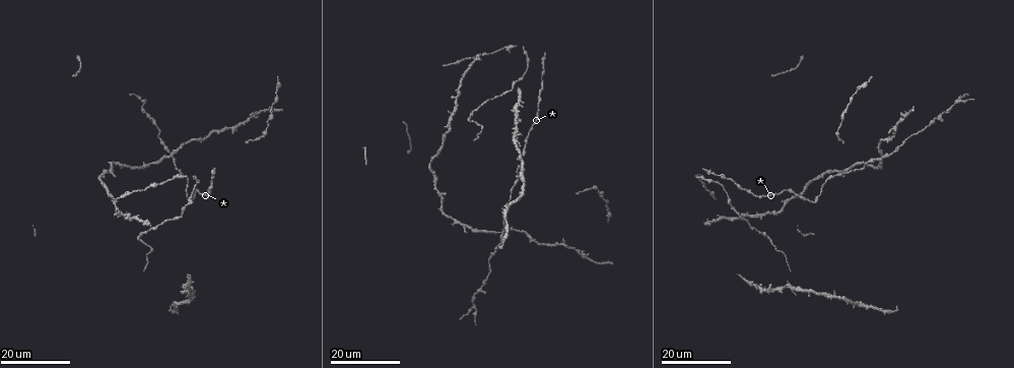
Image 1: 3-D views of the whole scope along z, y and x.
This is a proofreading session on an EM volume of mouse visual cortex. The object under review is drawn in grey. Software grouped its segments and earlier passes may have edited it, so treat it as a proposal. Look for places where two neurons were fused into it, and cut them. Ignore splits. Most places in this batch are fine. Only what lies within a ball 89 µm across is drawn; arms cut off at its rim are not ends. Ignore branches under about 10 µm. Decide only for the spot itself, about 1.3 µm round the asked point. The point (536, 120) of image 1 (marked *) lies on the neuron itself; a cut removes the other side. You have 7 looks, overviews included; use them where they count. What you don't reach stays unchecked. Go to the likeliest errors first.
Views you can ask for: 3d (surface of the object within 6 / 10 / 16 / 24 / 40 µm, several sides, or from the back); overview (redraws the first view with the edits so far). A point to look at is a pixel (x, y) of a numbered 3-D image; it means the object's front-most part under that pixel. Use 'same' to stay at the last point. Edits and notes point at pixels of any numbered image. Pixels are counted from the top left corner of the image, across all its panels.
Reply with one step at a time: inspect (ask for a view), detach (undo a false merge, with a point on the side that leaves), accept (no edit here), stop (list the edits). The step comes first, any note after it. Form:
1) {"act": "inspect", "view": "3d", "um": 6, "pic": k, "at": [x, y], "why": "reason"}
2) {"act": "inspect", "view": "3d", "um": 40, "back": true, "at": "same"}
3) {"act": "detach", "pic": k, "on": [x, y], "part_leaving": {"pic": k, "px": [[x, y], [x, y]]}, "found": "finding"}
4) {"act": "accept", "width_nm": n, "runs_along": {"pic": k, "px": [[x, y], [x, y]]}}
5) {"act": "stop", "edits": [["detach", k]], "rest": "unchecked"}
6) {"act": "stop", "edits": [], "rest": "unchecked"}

{"act": "inspect", "view": "3d", "um": 16, "pic": 1, "at": [892, 126]}

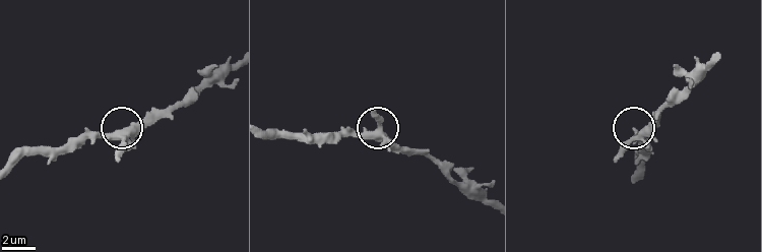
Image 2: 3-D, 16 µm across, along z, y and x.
{"act": "inspect", "view": "3d", "um": 6, "pic": 2, "at": [378, 131]}

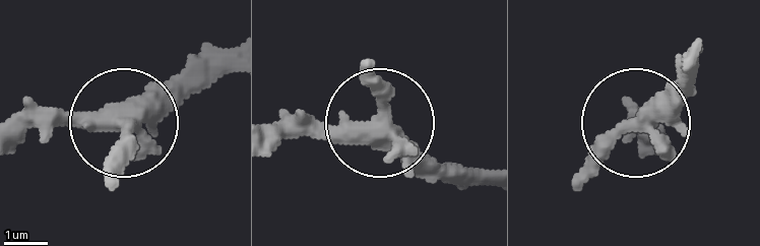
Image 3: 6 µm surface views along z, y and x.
{"act": "accept", "runs_along": {"pic": 3, "px": [[21, 133], [130, 119], [181, 71]]}, "found": "continuous, no second neuron"}

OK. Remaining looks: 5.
{"act": "inspect", "view": "3d", "um": 16, "pic": 1, "at": [787, 285], "why": "a fork"}

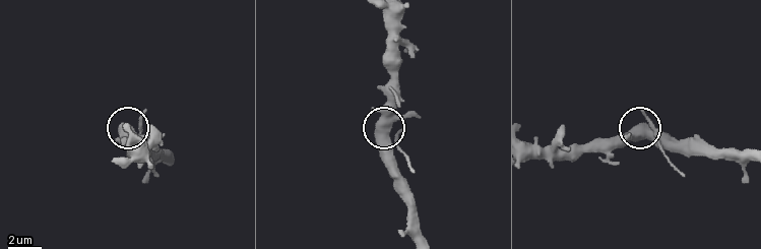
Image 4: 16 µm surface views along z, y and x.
{"act": "inspect", "view": "3d", "um": 6, "pic": 4, "at": [646, 137], "why": "closer look"}

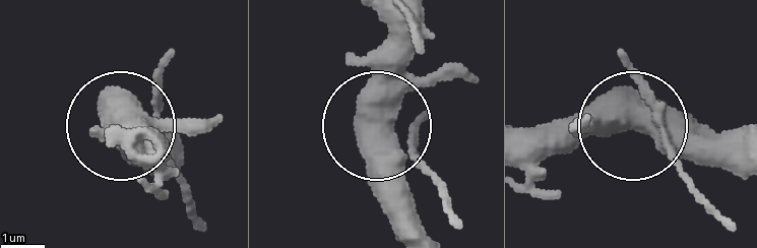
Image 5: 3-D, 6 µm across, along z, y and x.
{"act": "accept", "side_arm_um": 17, "found": "one neuron here"}

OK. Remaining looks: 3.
{"act": "inspect", "view": "3d", "um": 24, "pic": 1, "at": [169, 155], "why": "four or more arms meet"}

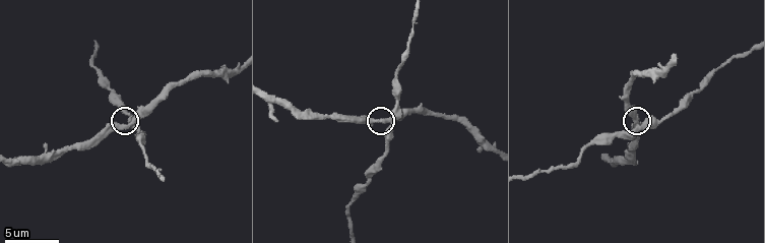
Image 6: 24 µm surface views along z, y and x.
{"act": "inspect", "view": "3d", "um": 10, "pic": 6, "at": [635, 123], "why": "zoom in"}

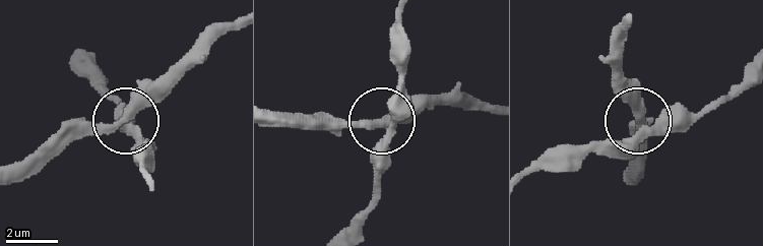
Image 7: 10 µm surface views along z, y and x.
{"act": "accept", "side_arm_um": 69, "runs_along": {"pic": 7, "px": [[150, 182], [133, 123], [173, 79]]}, "found": "all the same neuron"}

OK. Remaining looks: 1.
{"act": "stop", "edits": [], "rest": "unchecked"}

